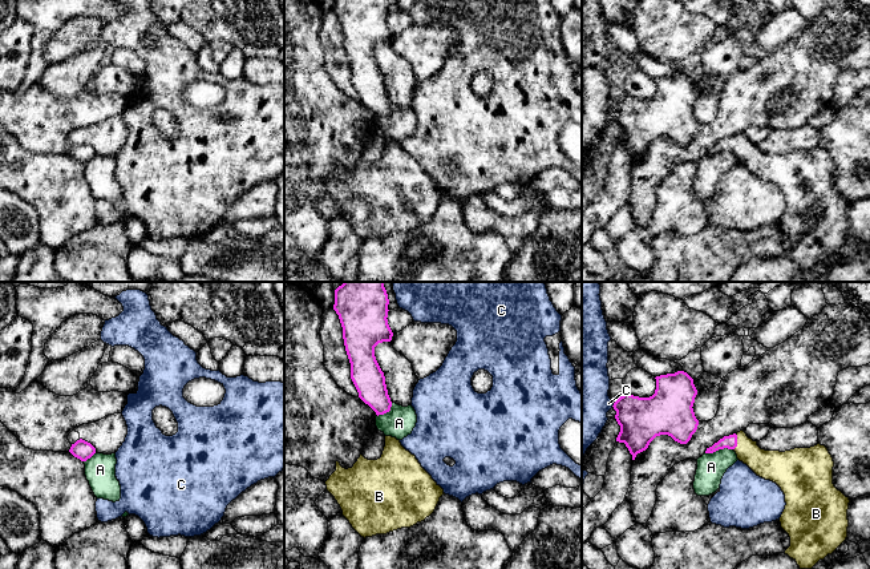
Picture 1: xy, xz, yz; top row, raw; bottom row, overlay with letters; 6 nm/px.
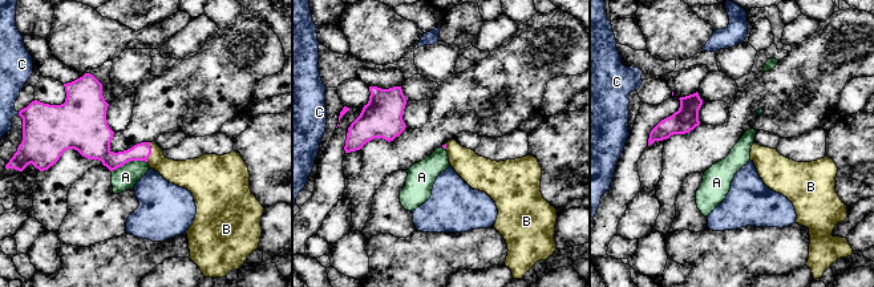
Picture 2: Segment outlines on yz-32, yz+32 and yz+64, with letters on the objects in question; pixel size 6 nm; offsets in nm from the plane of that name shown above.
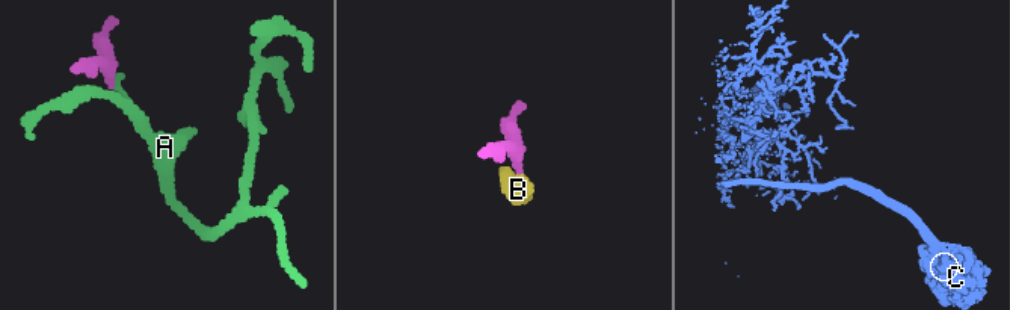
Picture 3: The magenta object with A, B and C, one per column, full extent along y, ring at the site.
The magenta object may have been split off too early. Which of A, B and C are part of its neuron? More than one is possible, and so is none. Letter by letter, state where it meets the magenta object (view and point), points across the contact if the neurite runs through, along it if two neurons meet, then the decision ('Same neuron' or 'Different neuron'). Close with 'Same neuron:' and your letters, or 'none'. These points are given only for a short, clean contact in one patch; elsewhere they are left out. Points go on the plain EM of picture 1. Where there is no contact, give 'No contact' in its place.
A: Touches magenta at yz (719, 150). Boundary: yz (732, 150), (719, 150), (705, 156). Different neuron
B: Touches magenta at yz (736, 144). Path across: yz (729, 144), (736, 144), (756, 161), (768, 166). Same neuron
C: Touches magenta at yz (614, 107). Different neuron
Same neuron: B

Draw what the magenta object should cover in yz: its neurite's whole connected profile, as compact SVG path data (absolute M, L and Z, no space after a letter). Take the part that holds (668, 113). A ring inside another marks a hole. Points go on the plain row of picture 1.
M684 73L655 81L656 92L652 98L624 96L612 108L620 128L616 144L626 146L632 162L660 137L687 146L699 128L692 110L697 97L693 81Z

